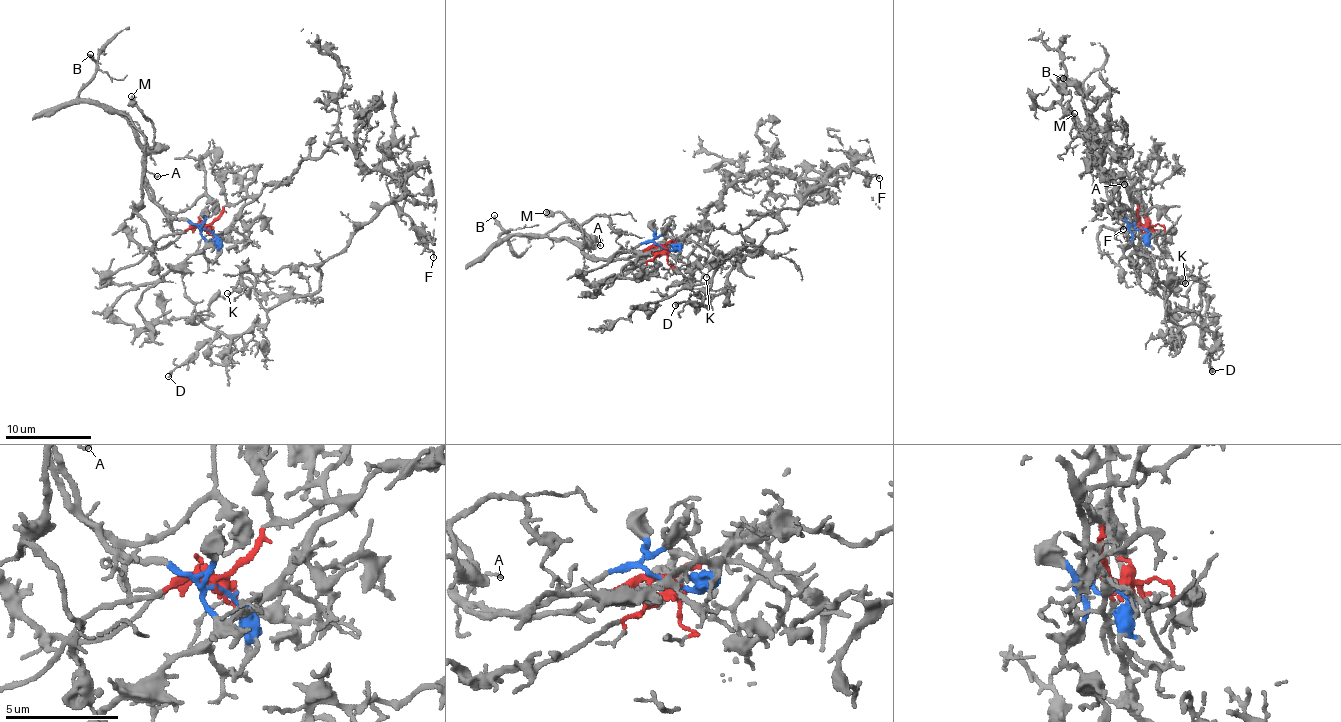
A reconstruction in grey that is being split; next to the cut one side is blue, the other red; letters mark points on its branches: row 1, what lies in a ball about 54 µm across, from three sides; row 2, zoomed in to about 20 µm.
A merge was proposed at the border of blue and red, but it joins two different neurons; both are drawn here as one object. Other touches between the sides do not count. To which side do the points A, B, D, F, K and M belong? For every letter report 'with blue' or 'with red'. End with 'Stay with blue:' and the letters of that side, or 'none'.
A: with blue
B: with blue
D: with red
F: with red
K: with red
M: with blue
Stay with blue: A, B, M

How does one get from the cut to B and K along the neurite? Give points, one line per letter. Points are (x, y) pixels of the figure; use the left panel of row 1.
B: (206, 227), (165, 212), (143, 172), (144, 155), (134, 129), (124, 118), (78, 97), (93, 75), (89, 53)
K: (208, 227), (333, 143), (402, 190), (323, 263), (313, 293), (259, 299), (244, 277), (227, 292)

